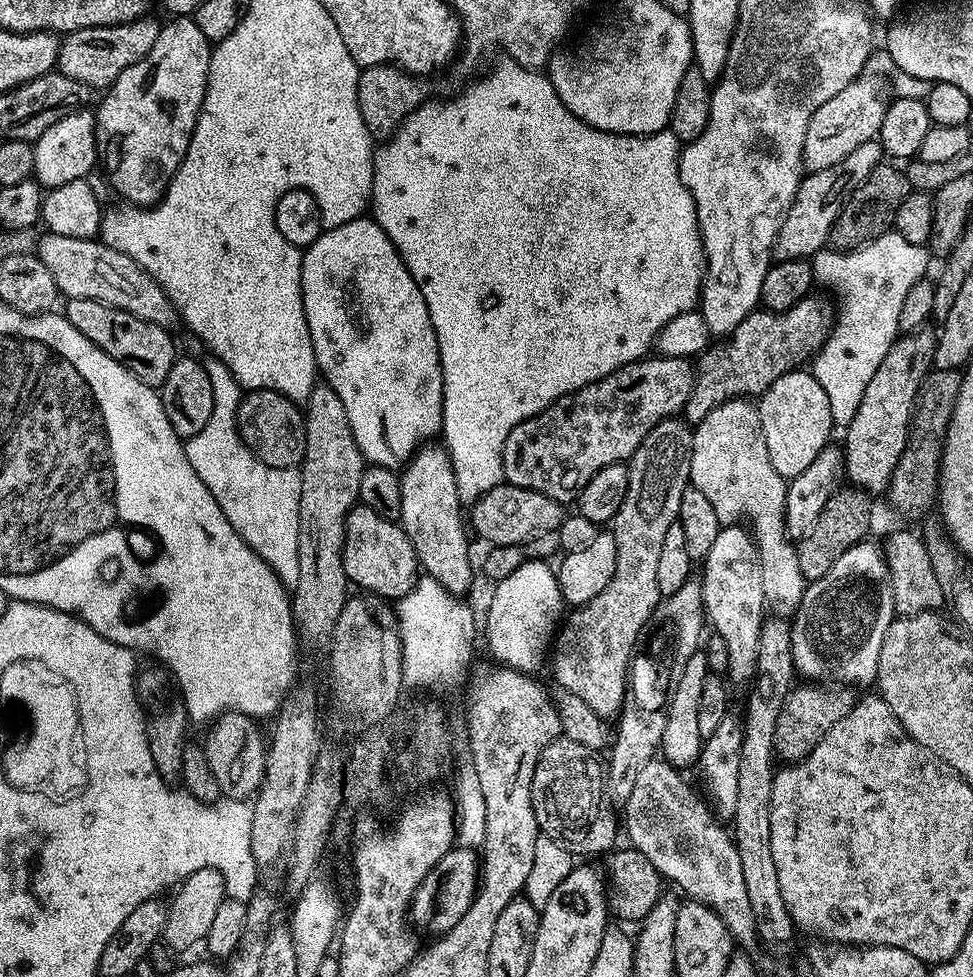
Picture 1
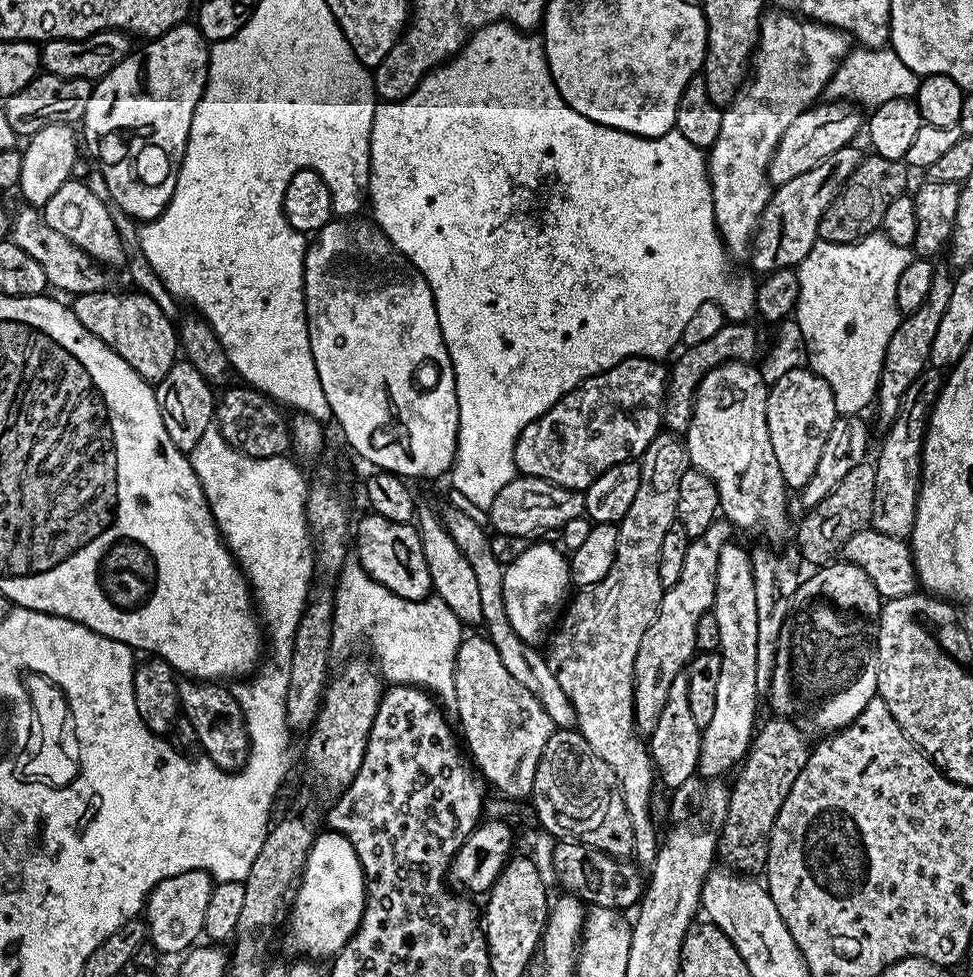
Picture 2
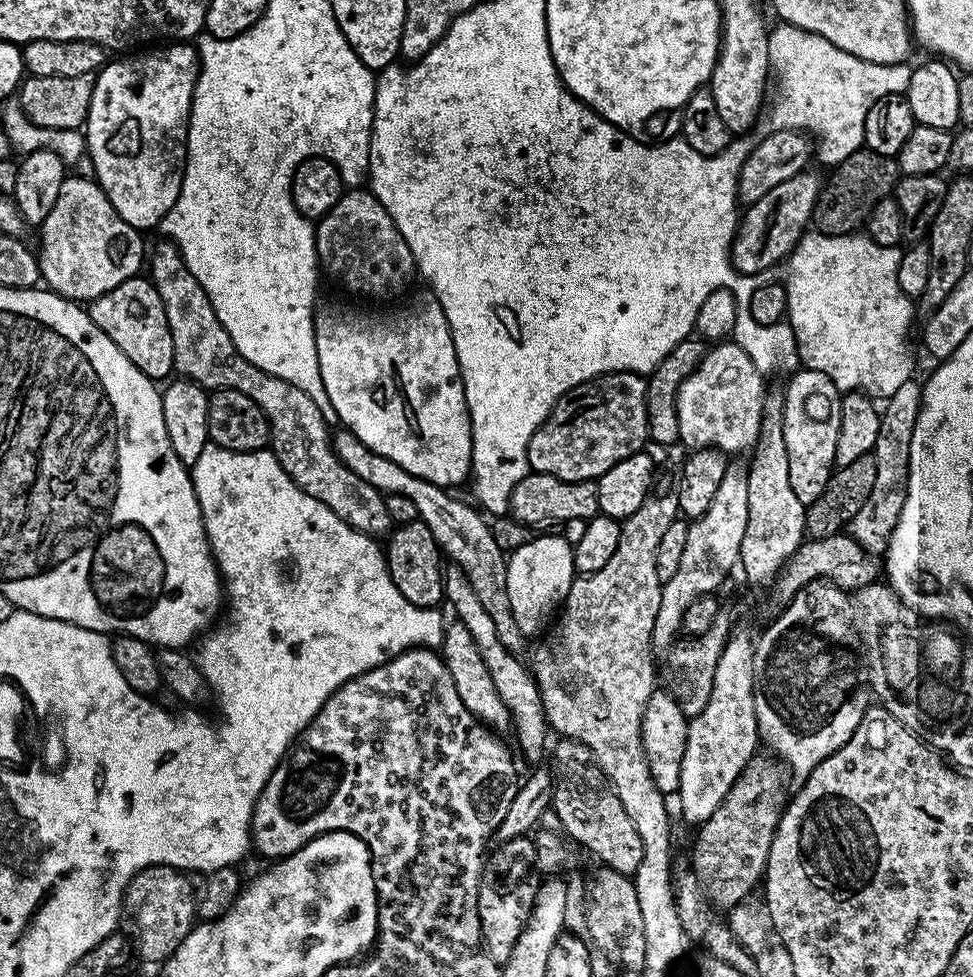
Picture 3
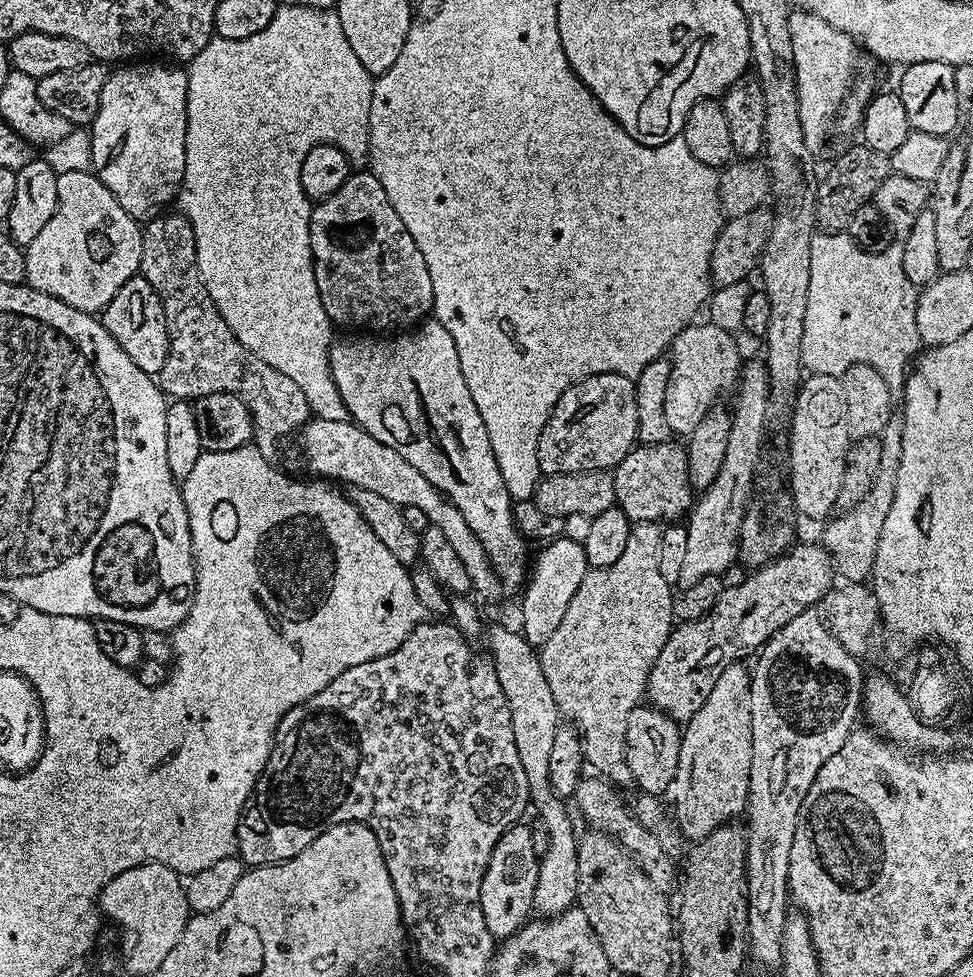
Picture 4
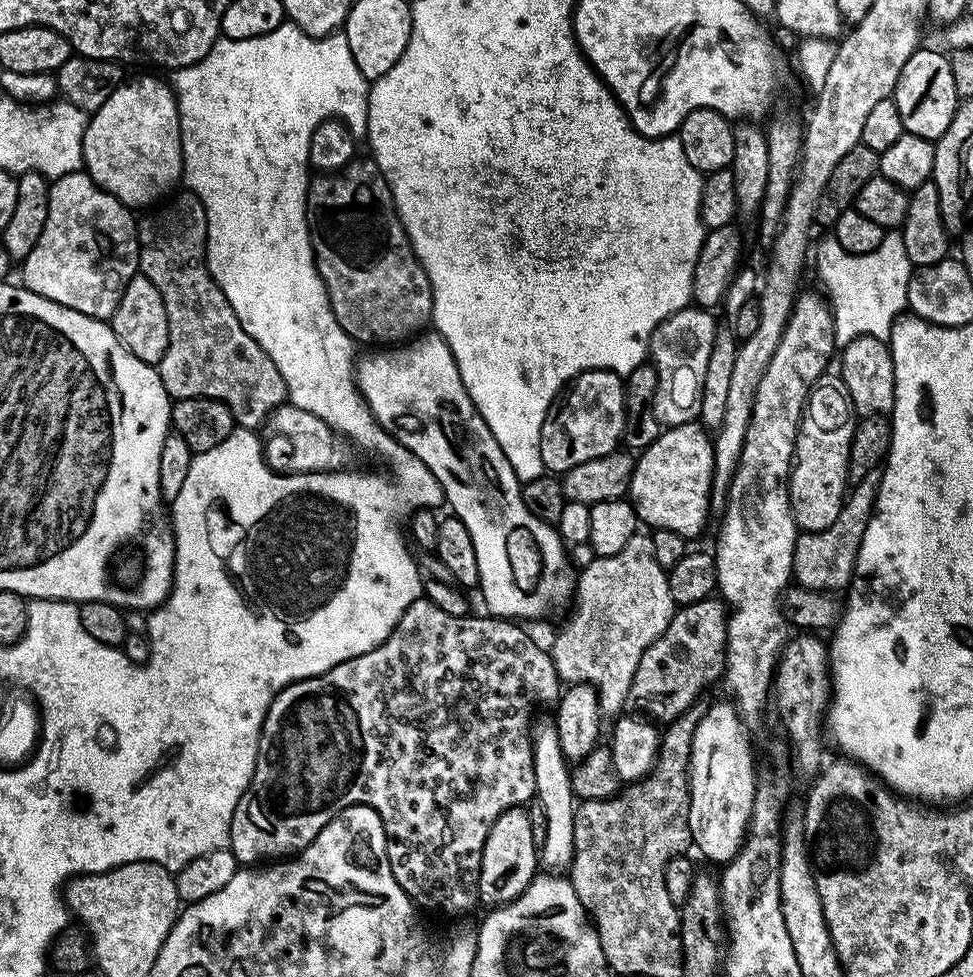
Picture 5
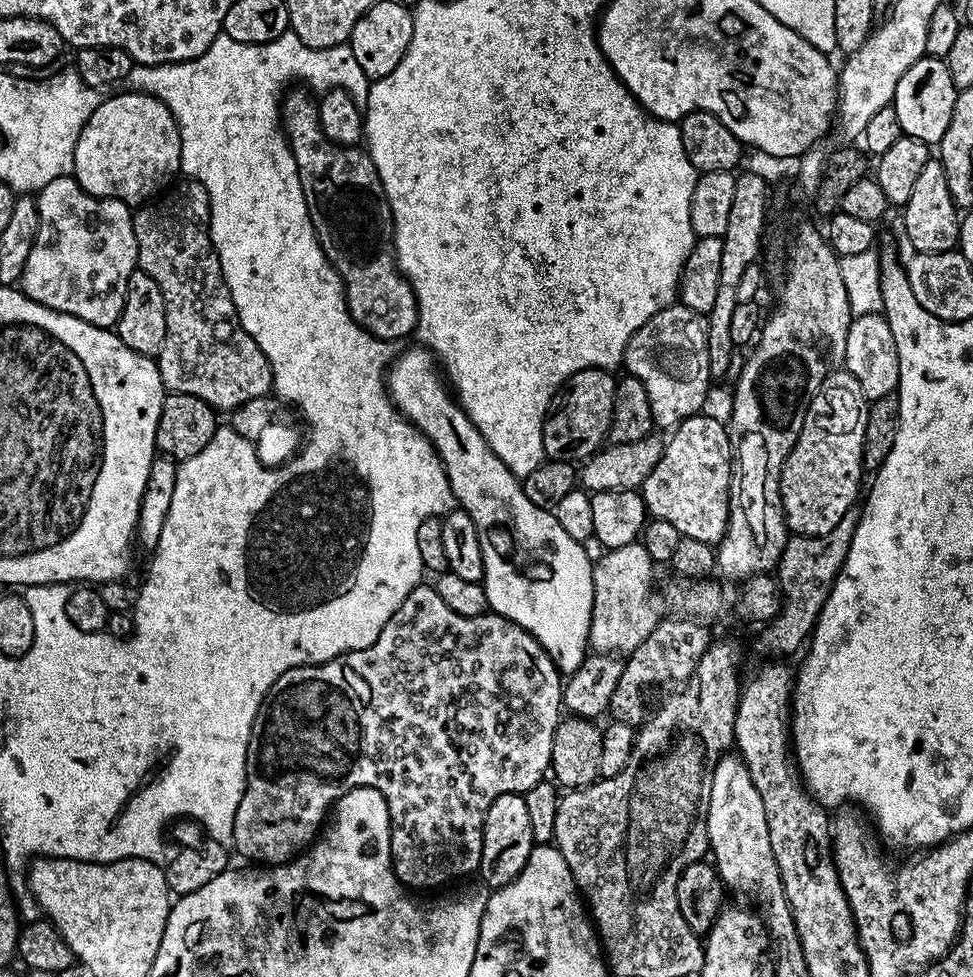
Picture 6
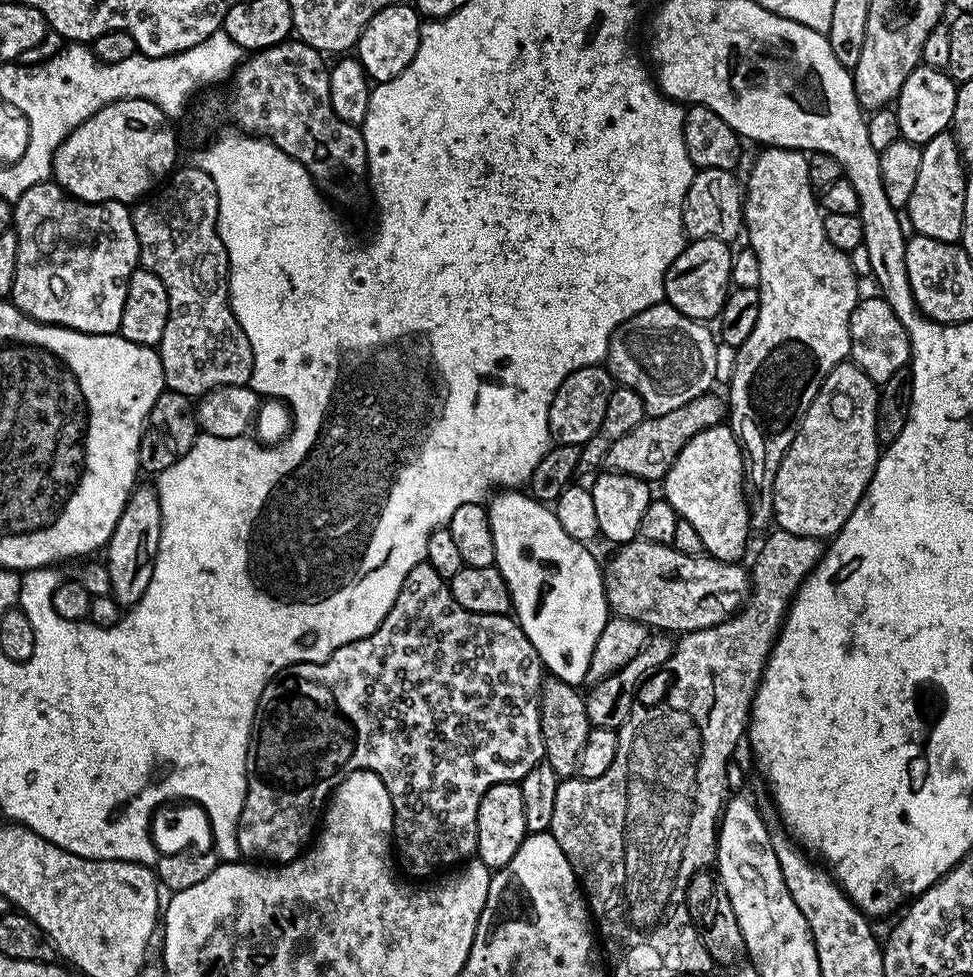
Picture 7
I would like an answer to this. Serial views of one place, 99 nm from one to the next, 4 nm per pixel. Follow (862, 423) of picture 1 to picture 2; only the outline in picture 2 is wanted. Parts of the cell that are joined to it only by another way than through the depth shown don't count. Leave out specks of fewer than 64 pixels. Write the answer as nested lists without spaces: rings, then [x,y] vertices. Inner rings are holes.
[[[937,266],[934,270],[934,282],[930,282],[930,294],[926,294],[926,302],[918,306],[918,310],[907,313],[890,338],[890,346],[886,346],[886,358],[880,375],[880,389],[876,392],[874,408],[880,411],[884,422],[890,422],[898,414],[900,400],[906,394],[910,382],[918,378],[925,368],[929,367],[930,346],[934,346],[934,334],[942,322],[942,314],[946,314],[946,305],[950,302],[950,293],[954,291],[954,276],[947,267]]]

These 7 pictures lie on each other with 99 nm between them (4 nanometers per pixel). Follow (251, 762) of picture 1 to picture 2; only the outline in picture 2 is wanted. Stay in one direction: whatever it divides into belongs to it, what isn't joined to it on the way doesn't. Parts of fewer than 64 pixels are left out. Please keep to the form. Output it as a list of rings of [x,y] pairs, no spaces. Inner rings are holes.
[[[190,678],[180,680],[179,700],[183,717],[191,724],[195,732],[197,745],[203,755],[210,757],[216,766],[224,771],[239,771],[248,760],[248,731],[245,728],[244,711],[241,709],[240,701],[235,693],[230,689],[224,688],[218,682],[197,681]]]

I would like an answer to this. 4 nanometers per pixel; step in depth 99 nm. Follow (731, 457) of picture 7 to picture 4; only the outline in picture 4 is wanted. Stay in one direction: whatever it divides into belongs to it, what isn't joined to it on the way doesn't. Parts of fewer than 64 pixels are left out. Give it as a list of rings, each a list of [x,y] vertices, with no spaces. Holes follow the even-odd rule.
[[[676,442],[640,444],[633,448],[626,454],[626,458],[622,458],[622,462],[616,465],[612,472],[612,481],[616,495],[615,507],[623,510],[626,518],[637,524],[679,521],[694,503],[694,489],[688,477],[688,454],[681,445],[679,448]]]

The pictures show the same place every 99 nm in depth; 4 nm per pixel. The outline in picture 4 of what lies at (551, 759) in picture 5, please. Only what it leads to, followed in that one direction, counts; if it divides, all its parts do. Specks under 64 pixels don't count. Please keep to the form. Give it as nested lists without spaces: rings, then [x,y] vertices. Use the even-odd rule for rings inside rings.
[[[496,624],[487,629],[488,648],[492,665],[496,668],[498,682],[502,686],[502,694],[510,706],[510,726],[514,726],[514,746],[518,746],[518,759],[522,761],[522,770],[526,770],[526,782],[528,783],[528,795],[531,803],[536,804],[540,811],[539,823],[546,826],[548,831],[548,845],[546,854],[539,857],[540,869],[538,870],[538,882],[534,886],[533,909],[541,917],[551,918],[559,916],[561,912],[576,904],[576,891],[578,890],[578,832],[572,829],[572,816],[563,799],[556,795],[550,782],[550,749],[554,746],[554,734],[562,717],[556,703],[554,694],[550,694],[550,685],[546,682],[546,674],[542,674],[540,657],[537,649],[524,639],[519,631],[511,632],[508,628]]]

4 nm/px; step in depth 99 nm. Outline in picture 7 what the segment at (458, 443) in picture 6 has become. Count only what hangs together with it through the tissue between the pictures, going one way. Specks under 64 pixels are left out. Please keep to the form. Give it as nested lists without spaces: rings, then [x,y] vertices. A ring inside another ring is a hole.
[[[520,490],[497,491],[491,500],[492,504],[489,503],[487,509],[490,530],[494,534],[494,566],[502,574],[510,592],[515,619],[526,638],[530,638],[534,650],[538,650],[545,669],[562,682],[580,686],[588,680],[590,654],[594,654],[598,634],[602,634],[610,618],[602,564],[592,557],[587,543],[570,538],[570,534],[562,530],[562,522],[558,522],[555,511],[549,505]]]

